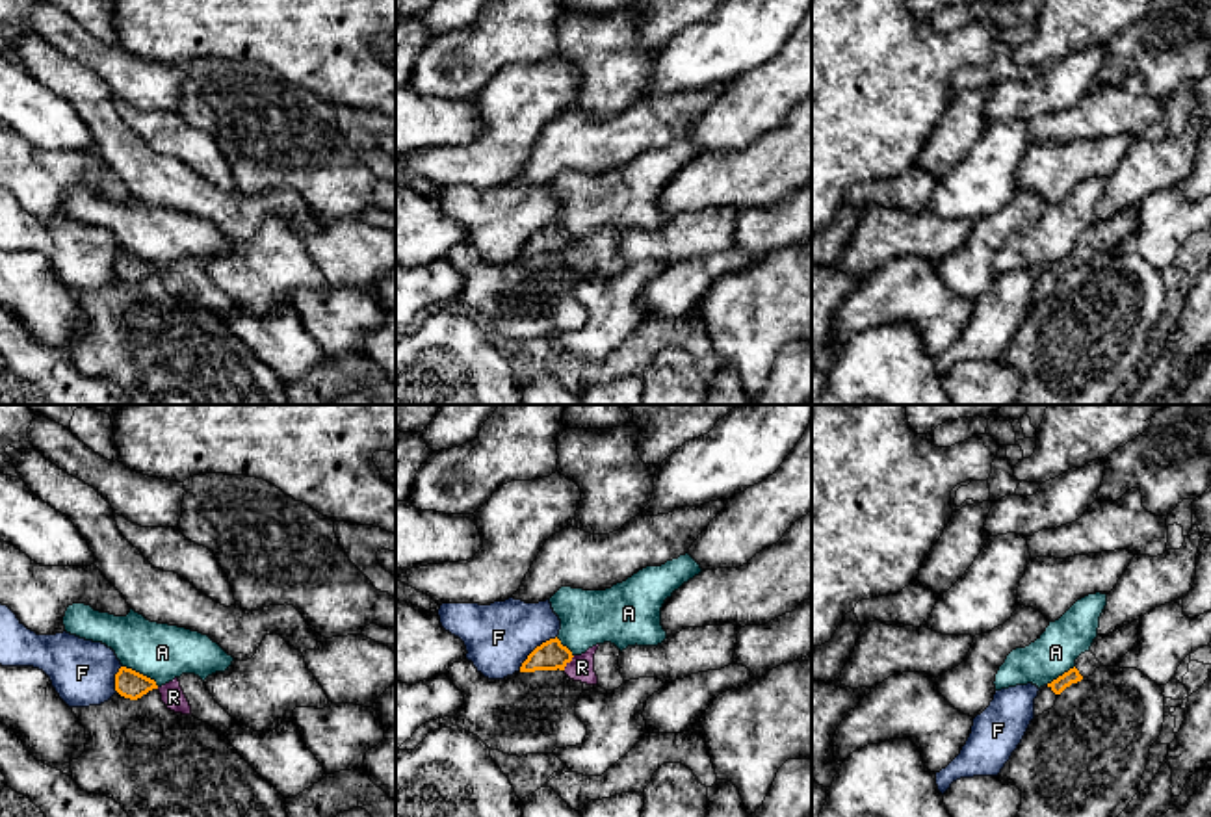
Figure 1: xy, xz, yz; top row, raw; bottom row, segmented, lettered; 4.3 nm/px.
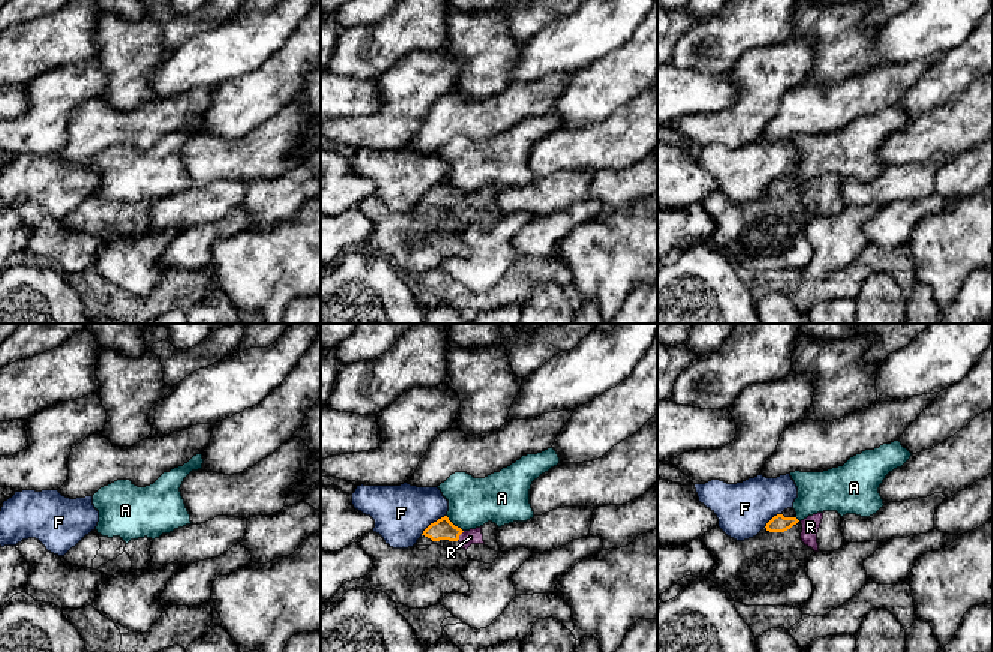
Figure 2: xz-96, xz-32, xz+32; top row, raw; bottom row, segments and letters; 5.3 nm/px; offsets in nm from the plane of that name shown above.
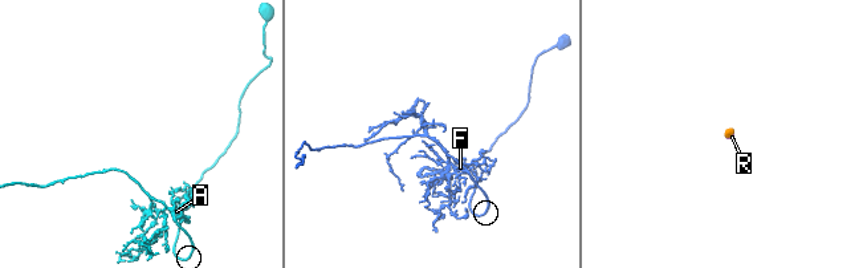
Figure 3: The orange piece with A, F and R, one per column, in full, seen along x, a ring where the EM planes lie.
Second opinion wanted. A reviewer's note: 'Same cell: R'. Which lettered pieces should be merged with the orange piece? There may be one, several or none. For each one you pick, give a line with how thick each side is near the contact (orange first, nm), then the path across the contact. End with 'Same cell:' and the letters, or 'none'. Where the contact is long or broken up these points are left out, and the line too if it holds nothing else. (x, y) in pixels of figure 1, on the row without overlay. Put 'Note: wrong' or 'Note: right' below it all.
R: 130 nm thick on the orange side, 110 nm on the other
Same cell: R
Note: right

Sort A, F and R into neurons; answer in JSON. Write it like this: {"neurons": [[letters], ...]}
{"neurons": [["A"], ["F"], ["R"]]}

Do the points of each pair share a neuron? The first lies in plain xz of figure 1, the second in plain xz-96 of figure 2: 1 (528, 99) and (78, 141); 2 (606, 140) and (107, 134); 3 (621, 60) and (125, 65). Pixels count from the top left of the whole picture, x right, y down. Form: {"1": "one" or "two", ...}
{"1": "two", "2": "one", "3": "one"}

